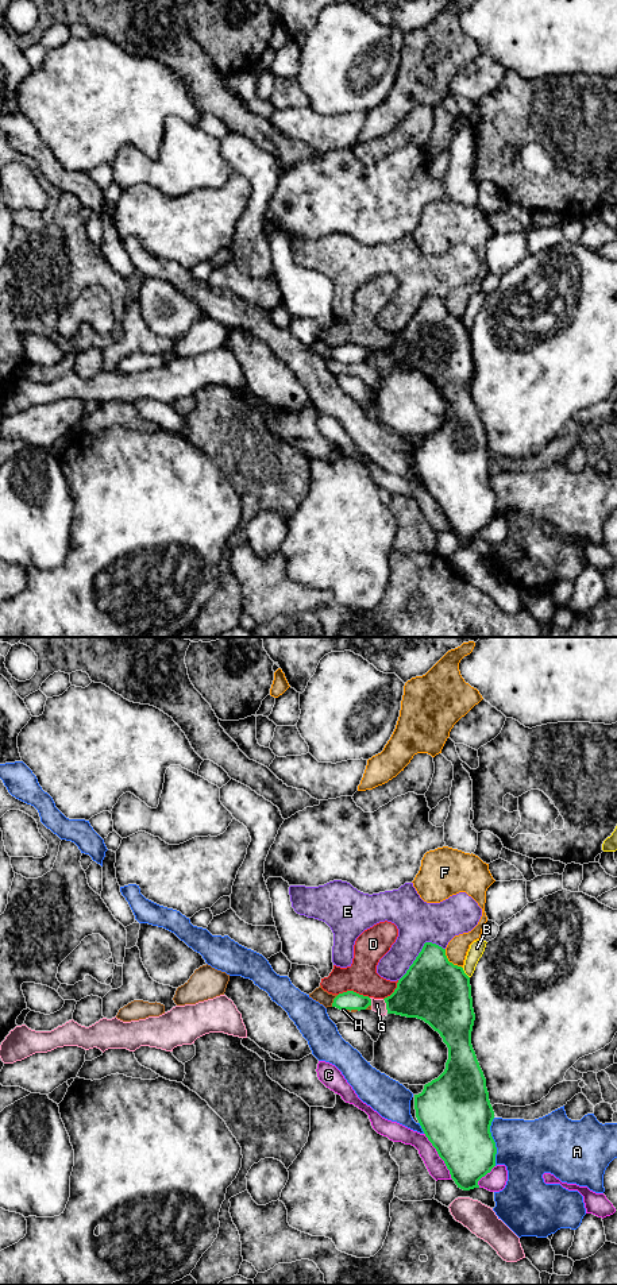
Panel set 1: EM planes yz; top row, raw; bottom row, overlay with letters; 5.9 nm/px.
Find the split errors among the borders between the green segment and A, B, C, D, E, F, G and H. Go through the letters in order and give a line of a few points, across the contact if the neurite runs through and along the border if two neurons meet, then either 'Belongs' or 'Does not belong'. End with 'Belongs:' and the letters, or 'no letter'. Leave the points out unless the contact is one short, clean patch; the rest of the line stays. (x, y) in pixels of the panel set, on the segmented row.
A: Does not belong
B: Does not belong
C: Does not belong
D: Does not belong
E: Does not belong
F: Does not belong
G: Does not belong
H: Line: yz (350, 1000), (334, 1000), (319, 994). Belongs
Belongs: H

